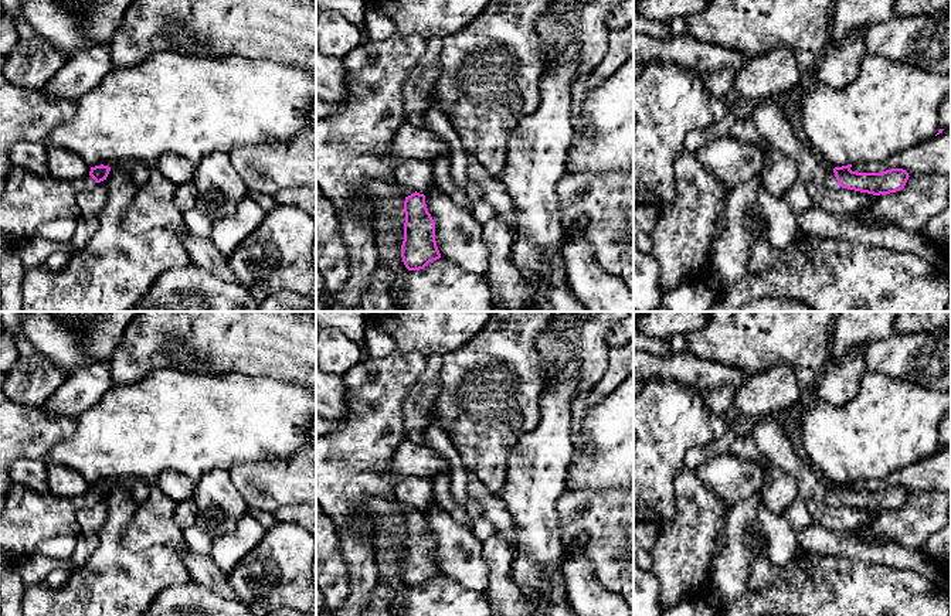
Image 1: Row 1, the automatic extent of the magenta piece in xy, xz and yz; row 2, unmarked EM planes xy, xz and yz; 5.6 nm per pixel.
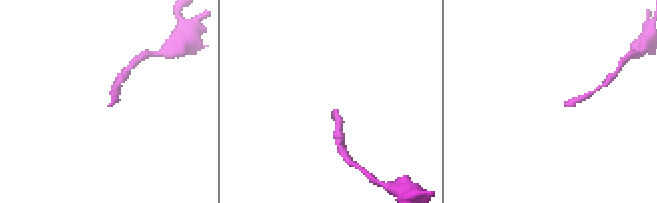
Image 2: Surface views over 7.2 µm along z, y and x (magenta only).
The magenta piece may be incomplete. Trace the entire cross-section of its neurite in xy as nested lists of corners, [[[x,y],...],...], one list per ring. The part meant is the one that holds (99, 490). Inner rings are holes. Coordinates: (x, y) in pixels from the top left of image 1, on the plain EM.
[[[11,484],[0,511],[0,568],[18,566],[44,541],[61,535],[78,537],[79,507],[91,507],[106,497],[111,484],[91,484],[88,493],[69,498],[52,493],[37,493]]]

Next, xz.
[[[394,350],[387,357],[364,355],[360,363],[342,375],[347,397],[347,413],[334,421],[336,429],[333,432],[316,438],[316,503],[330,517],[336,530],[353,524],[356,515],[363,514],[374,541],[374,523],[367,506],[370,496],[394,503],[405,515],[401,575],[408,588],[424,586],[429,579],[441,575],[435,558],[435,540],[428,530],[425,513],[395,497],[395,484],[404,476],[390,469],[395,449],[405,439],[403,428],[404,399],[424,372],[425,365],[427,357],[417,351]]]

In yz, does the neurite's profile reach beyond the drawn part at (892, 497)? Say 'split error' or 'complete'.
split error

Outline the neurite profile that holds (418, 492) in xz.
[[[405,476],[395,484],[394,494],[397,500],[425,513],[434,504],[434,479]]]

